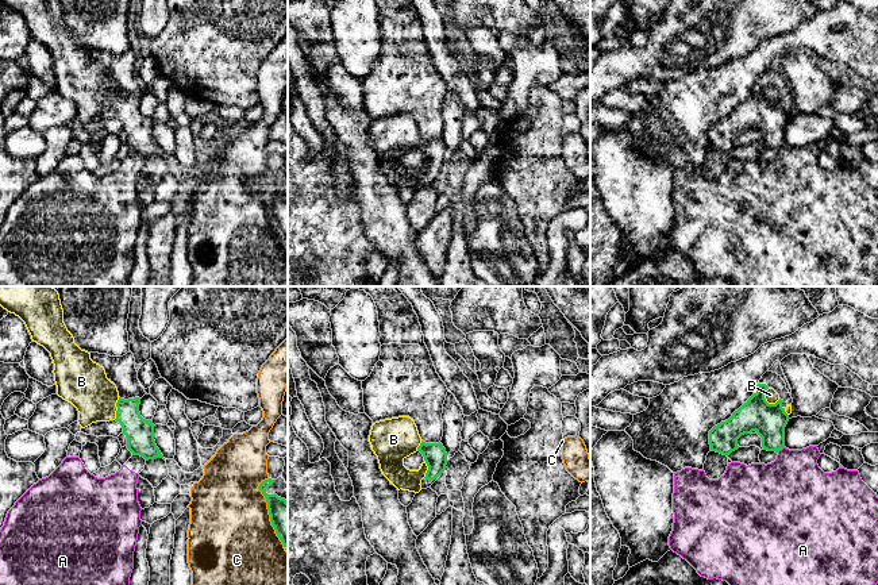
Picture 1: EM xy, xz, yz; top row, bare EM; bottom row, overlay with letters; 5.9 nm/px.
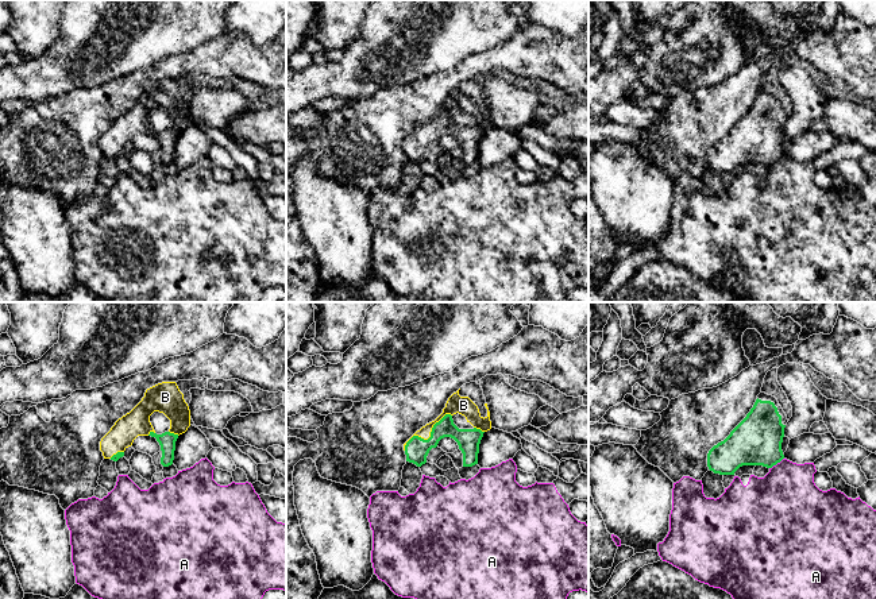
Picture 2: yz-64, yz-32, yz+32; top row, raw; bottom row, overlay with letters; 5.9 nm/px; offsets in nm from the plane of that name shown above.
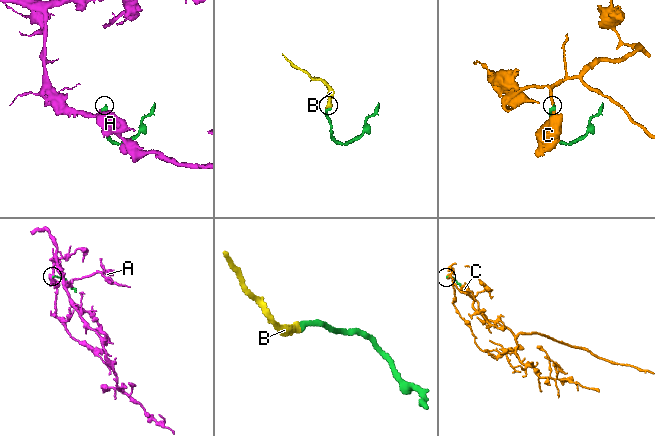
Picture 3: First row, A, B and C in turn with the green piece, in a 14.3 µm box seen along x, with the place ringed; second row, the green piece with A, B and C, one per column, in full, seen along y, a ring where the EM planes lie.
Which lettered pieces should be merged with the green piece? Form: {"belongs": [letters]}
{"belongs": ["B"]}

